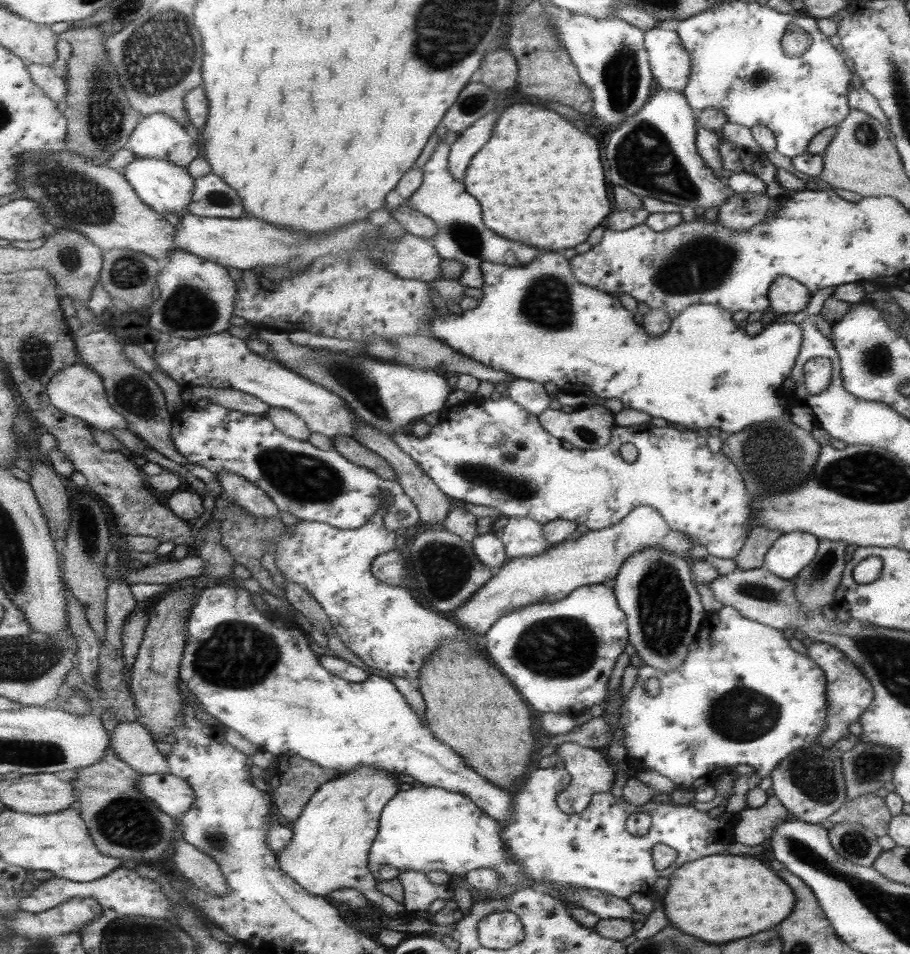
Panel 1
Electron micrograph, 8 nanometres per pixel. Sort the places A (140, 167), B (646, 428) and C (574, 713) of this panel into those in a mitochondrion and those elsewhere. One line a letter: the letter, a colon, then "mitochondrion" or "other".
A: other
B: other
C: other

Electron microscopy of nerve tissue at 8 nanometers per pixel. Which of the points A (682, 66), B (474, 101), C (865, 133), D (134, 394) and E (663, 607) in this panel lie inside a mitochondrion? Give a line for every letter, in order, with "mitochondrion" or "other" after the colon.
A: other
B: mitochondrion
C: mitochondrion
D: mitochondrion
E: mitochondrion

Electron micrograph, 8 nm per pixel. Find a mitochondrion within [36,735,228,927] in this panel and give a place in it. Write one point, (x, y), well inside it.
(128, 820)

